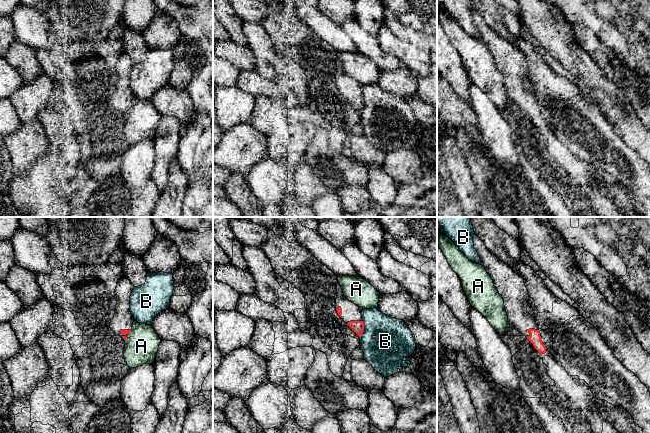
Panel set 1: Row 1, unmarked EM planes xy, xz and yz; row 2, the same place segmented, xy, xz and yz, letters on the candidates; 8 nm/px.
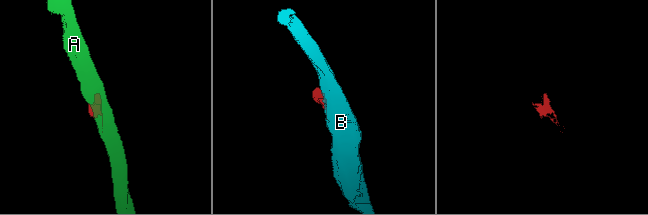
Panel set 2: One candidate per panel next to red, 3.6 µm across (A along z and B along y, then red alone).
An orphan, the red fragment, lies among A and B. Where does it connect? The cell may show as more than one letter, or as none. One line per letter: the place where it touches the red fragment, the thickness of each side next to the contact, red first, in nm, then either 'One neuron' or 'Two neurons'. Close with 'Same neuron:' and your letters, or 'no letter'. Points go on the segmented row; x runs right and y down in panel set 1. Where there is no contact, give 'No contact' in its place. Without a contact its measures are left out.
A: Touches red at xy (130, 331). Thickness 30 nm (red) against 280 nm. Two neurons
B: Touches red at xz (363, 329). Thickness 100 nm (red) against 400 nm. Two neurons
Same neuron: no letter

